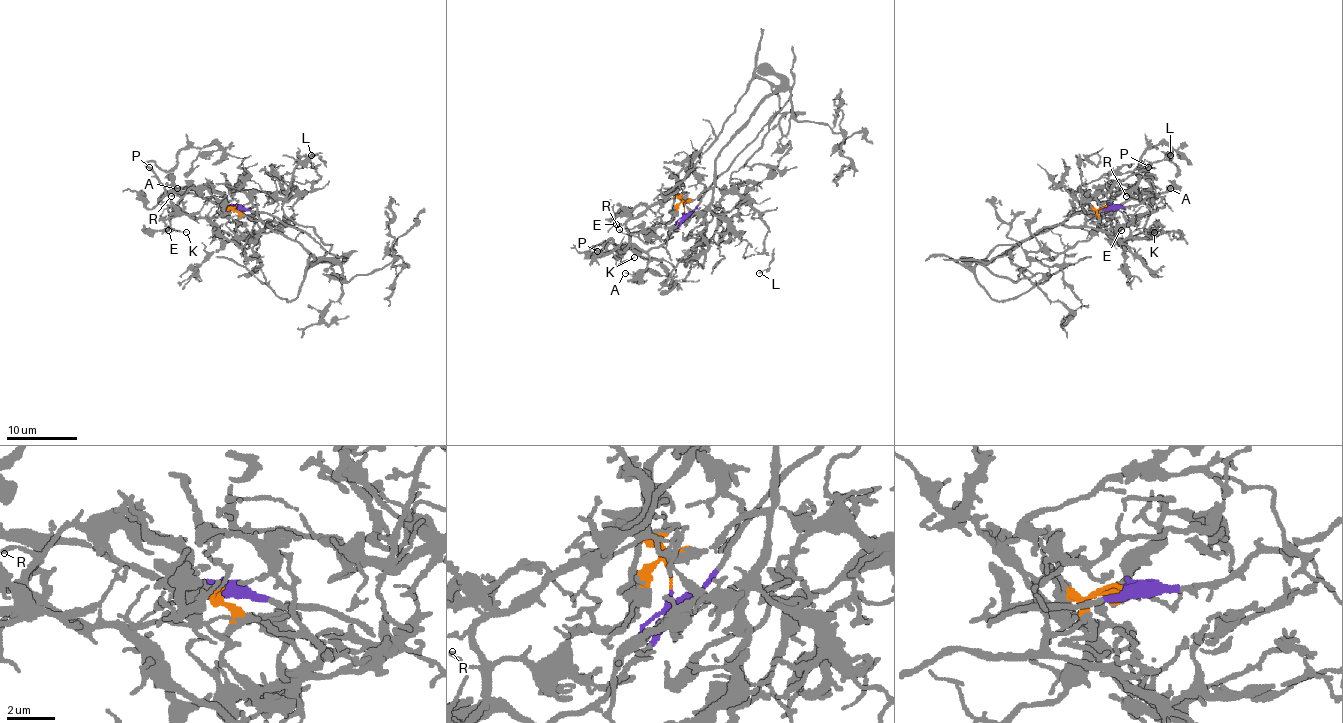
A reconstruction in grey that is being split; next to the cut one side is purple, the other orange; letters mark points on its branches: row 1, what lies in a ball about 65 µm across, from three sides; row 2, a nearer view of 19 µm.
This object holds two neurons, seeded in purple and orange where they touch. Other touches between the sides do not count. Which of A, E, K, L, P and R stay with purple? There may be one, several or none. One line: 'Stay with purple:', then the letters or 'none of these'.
Stay with purple: A, E, K, P, R

